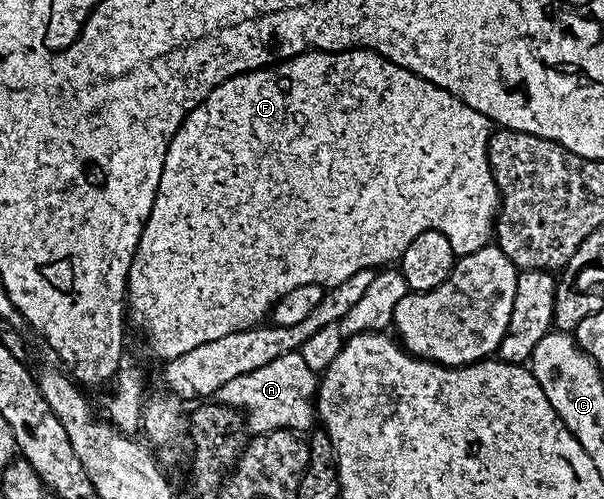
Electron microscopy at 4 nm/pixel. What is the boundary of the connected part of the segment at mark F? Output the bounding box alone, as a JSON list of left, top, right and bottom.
[126,48,500,360]

